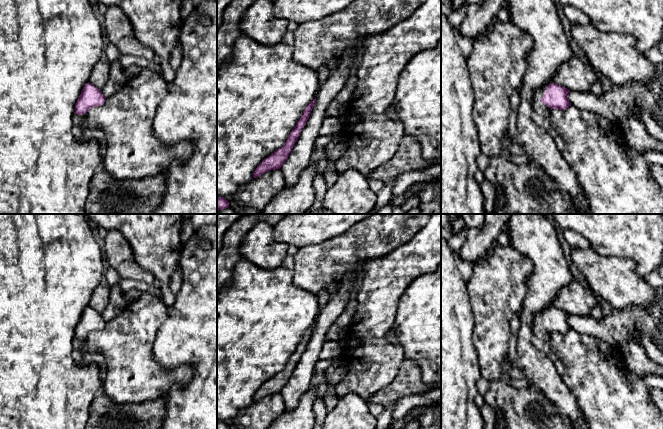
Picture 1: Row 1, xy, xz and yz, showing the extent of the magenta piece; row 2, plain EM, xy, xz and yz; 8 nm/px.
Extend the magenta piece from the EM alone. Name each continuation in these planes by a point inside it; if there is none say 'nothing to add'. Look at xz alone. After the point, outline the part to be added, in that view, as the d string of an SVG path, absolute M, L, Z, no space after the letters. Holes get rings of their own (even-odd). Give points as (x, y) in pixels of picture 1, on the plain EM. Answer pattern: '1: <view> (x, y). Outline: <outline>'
nothing to add

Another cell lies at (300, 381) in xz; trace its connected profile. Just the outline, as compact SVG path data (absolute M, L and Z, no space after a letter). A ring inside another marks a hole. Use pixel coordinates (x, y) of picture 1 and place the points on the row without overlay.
M366 259L346 273L338 282L336 289L330 294L330 300L325 306L320 307L316 318L316 327L310 341L295 367L284 389L280 392L283 396L287 410L297 407L301 396L310 389L311 378L316 363L319 361L319 353L326 342L326 334L337 317L344 311L349 299L350 291L354 285L357 273L363 270Z

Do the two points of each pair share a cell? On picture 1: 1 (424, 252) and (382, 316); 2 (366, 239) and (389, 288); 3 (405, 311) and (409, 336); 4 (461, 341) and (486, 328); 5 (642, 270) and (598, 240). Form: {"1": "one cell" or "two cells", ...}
{"1": "one cell", "2": "two cells", "3": "one cell", "4": "two cells", "5": "one cell"}

